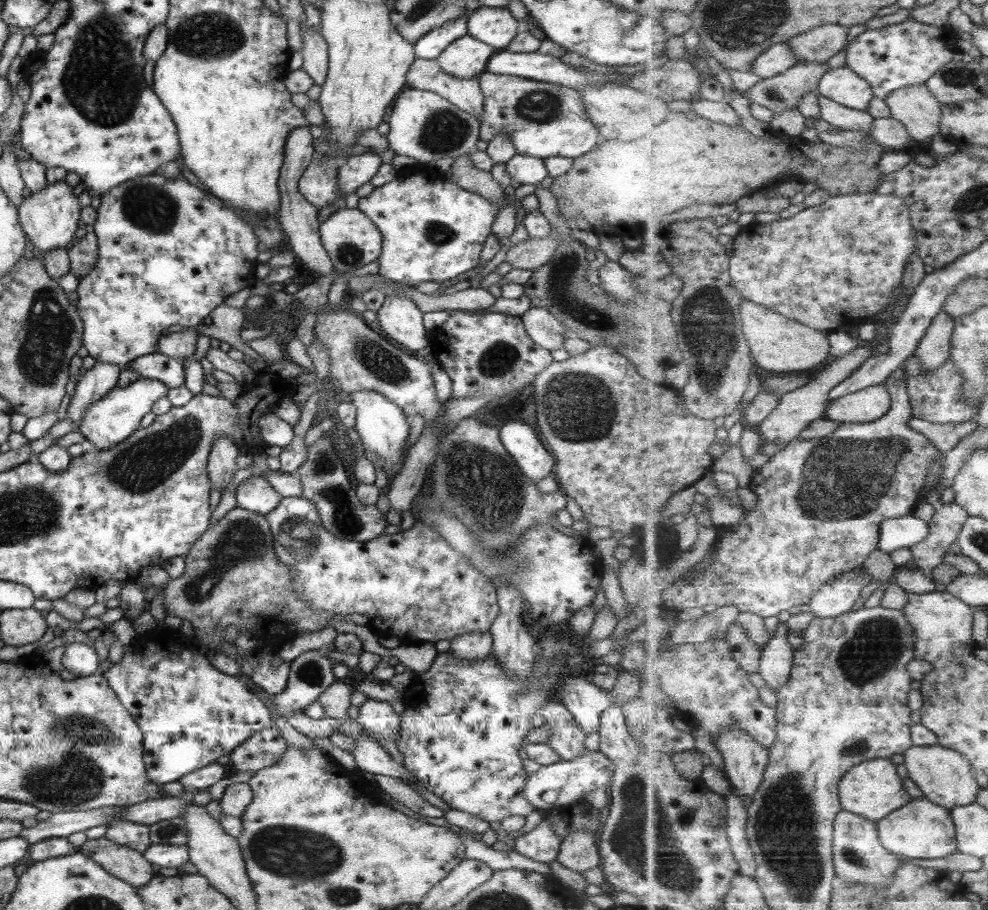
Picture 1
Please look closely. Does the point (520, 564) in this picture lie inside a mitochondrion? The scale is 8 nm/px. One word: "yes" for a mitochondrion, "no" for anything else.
yes

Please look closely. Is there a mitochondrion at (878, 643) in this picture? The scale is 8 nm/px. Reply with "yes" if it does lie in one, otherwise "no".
yes

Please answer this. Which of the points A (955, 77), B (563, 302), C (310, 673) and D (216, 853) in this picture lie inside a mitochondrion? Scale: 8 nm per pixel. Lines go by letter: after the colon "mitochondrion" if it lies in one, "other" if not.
A: mitochondrion
B: mitochondrion
C: mitochondrion
D: other

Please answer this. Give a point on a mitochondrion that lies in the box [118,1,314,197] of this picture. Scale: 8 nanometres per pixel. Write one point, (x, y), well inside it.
(208, 35)

